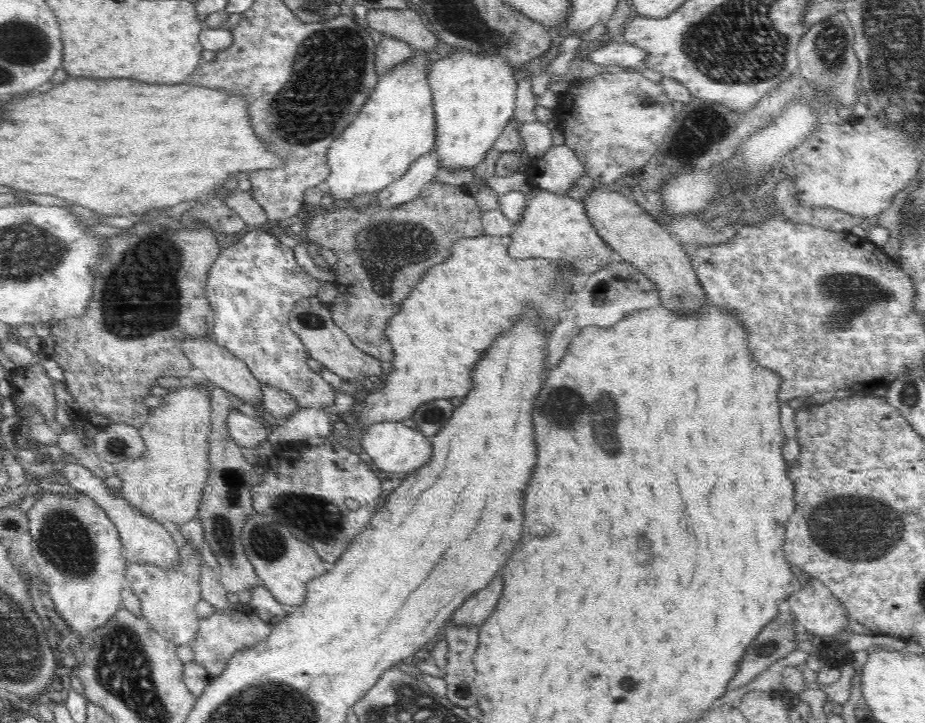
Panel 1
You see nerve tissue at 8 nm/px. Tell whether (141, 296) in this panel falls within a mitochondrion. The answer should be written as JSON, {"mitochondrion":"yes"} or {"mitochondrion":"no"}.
{"mitochondrion":"yes"}

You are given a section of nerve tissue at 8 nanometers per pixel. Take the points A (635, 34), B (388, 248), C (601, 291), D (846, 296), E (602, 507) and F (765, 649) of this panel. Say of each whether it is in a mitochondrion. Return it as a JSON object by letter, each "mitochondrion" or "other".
{"A":"other","B":"mitochondrion","C":"mitochondrion","D":"mitochondrion","E":"other","F":"mitochondrion"}

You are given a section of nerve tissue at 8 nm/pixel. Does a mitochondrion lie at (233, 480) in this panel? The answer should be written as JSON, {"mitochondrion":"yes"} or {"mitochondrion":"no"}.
{"mitochondrion":"yes"}

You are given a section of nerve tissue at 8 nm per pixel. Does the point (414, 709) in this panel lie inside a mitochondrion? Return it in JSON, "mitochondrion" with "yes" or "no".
{"mitochondrion":"yes"}

